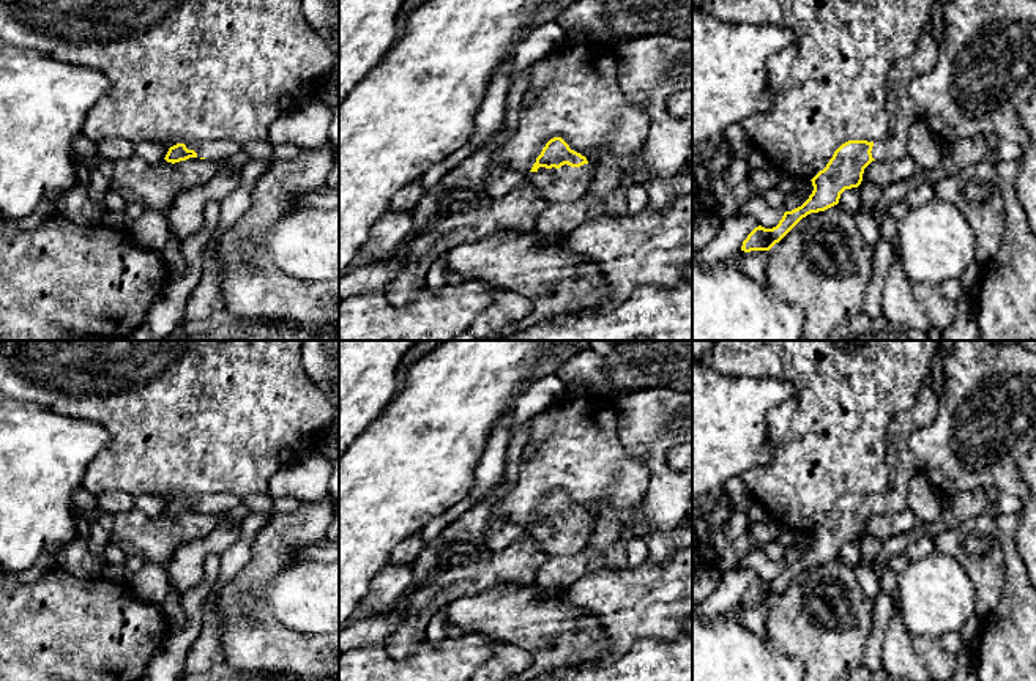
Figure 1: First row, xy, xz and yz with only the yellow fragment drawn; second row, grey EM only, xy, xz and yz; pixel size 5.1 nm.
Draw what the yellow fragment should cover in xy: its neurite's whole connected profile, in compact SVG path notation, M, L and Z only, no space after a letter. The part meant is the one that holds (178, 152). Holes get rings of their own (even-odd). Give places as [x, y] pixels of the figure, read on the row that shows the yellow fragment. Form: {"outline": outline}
{"outline": "M205 140L199 143L177 143L166 154L167 162L180 162L189 158L221 161L241 153L241 147L232 140Z"}

